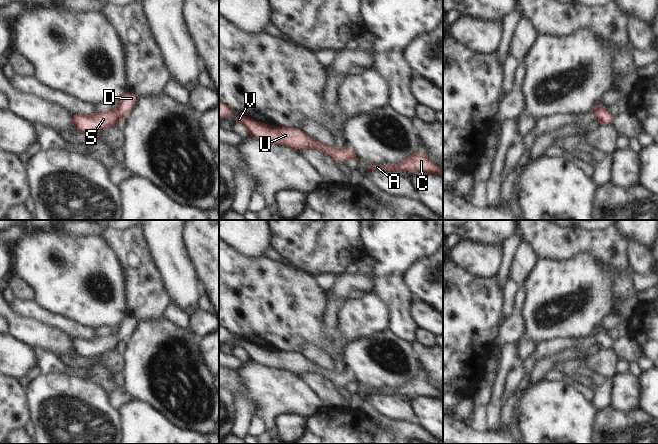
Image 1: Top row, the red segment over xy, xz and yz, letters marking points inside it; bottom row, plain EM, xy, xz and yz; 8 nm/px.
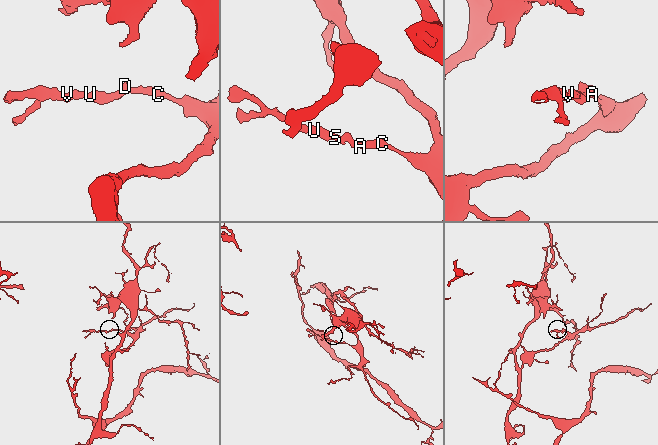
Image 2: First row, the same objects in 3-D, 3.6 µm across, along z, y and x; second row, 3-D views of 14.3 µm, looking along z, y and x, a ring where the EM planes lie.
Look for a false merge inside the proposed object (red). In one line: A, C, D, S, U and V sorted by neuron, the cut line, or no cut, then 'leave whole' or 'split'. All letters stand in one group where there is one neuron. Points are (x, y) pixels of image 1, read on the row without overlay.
A C D S U V; no cut; leave whole

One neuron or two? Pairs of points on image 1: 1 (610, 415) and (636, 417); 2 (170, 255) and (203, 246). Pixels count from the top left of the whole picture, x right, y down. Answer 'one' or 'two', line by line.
1: one
2: two

